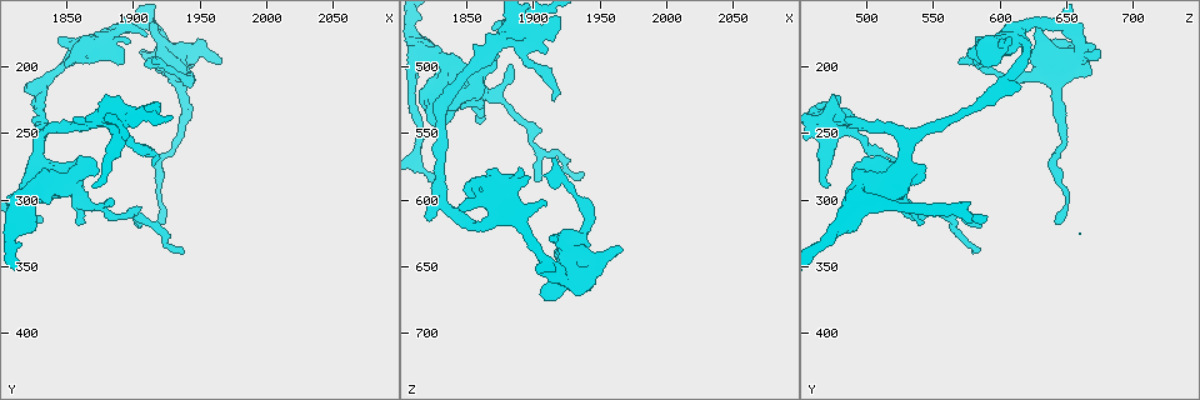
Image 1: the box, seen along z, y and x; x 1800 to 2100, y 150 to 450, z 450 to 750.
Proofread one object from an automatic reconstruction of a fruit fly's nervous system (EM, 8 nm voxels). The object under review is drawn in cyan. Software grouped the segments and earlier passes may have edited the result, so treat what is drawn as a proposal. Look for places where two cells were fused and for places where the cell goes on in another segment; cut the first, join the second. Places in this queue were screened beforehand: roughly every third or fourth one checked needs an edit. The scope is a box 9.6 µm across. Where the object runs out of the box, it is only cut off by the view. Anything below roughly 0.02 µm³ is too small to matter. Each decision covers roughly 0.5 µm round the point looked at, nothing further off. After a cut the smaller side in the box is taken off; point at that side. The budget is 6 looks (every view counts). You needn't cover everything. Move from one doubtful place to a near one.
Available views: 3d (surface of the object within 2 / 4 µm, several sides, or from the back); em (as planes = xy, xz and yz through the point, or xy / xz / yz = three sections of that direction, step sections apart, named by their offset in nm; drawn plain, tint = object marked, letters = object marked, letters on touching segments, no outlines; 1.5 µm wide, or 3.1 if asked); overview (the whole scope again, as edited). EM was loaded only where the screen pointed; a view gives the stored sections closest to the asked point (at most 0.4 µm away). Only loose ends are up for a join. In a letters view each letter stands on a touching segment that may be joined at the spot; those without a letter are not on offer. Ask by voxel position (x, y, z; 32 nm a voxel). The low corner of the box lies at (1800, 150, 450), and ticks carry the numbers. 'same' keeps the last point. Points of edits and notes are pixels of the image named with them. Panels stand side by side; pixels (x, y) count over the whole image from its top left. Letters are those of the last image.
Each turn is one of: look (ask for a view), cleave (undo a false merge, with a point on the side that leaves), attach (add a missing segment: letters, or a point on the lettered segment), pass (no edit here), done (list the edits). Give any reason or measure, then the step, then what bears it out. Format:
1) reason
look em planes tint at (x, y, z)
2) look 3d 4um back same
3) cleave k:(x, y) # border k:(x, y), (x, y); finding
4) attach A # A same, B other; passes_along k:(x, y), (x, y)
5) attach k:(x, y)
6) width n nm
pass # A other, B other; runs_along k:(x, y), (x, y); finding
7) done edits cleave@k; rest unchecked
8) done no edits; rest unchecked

thick end
look 3d 4um at (1942, 180, 638)

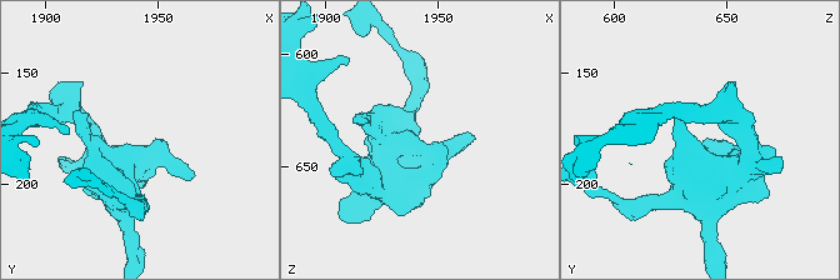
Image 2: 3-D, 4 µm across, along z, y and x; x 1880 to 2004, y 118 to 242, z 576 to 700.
look em planes letters at (1940, 182, 637)

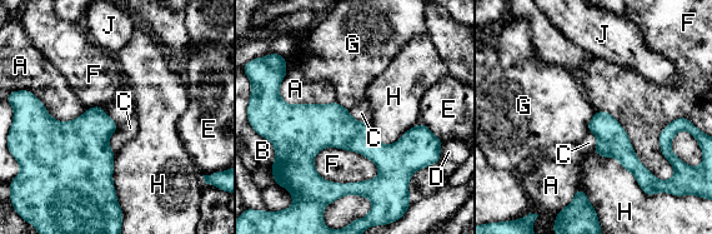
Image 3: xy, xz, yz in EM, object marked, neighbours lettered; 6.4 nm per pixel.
longest_contact F 440 nm
pass # A other, B other, C other, D other, E other, F other, G other, H other, J other; runs_along 3:(286, 108), (376, 152), (422, 133); no lettered segment goes on from it

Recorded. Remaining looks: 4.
sharp bend
look em planes letters at (1874, 180, 612)

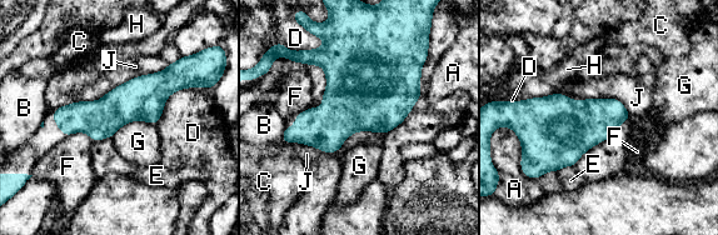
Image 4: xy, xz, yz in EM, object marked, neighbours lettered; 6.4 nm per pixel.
pass # A other, B other, C other, D other, E other, F other, G other, H other, J other; runs_along 4:(180, 80), (105, 116), (56, 118); all the same cell

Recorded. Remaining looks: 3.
branch stops here
look em planes letters at (1920, 320, 646)

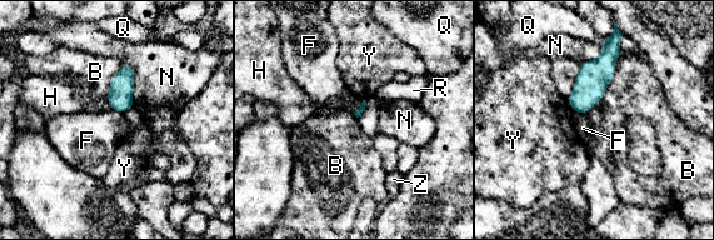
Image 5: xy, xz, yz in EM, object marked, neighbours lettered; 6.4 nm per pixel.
longest_contact B 340 nm
pass # B other, F other, H other, N other, Q other, R other, Y other, Z other; none of them fits

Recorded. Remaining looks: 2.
done no edits; rest unchecked

